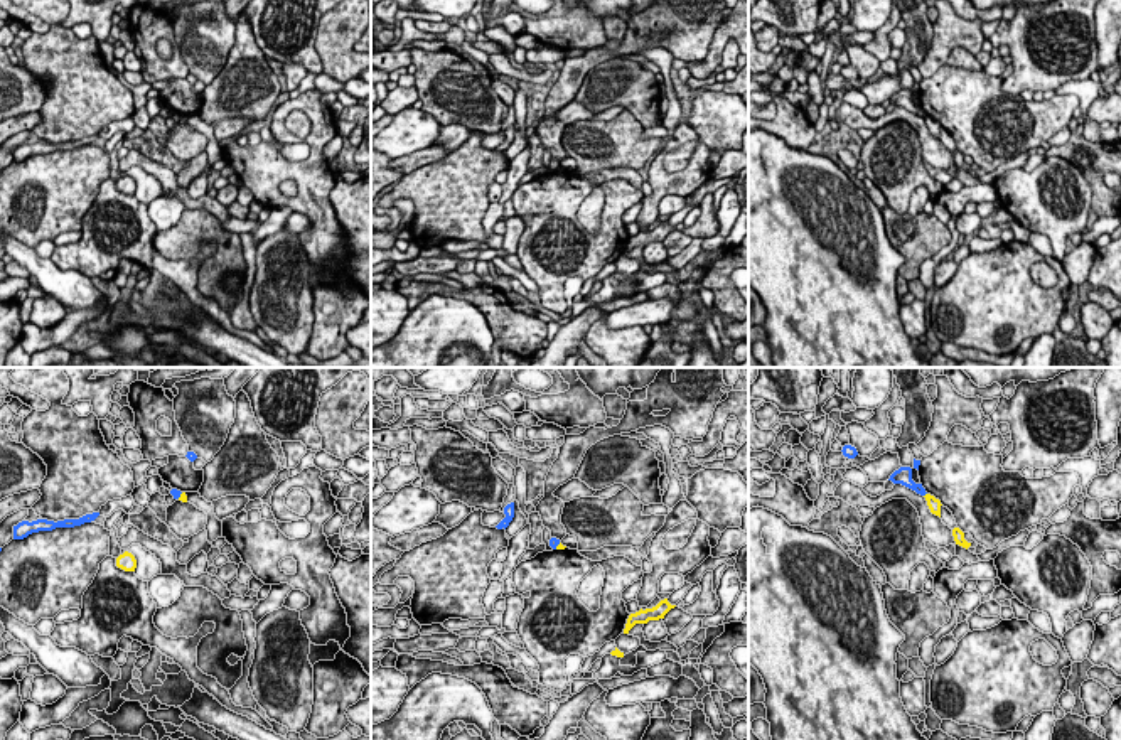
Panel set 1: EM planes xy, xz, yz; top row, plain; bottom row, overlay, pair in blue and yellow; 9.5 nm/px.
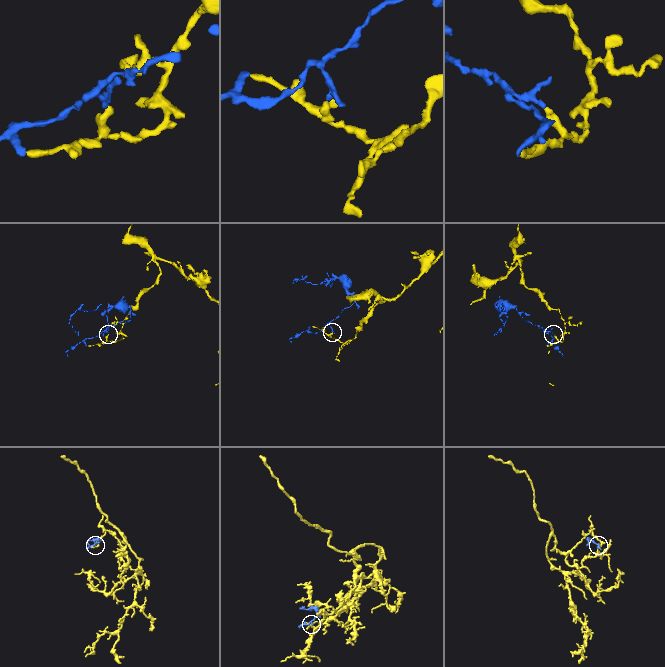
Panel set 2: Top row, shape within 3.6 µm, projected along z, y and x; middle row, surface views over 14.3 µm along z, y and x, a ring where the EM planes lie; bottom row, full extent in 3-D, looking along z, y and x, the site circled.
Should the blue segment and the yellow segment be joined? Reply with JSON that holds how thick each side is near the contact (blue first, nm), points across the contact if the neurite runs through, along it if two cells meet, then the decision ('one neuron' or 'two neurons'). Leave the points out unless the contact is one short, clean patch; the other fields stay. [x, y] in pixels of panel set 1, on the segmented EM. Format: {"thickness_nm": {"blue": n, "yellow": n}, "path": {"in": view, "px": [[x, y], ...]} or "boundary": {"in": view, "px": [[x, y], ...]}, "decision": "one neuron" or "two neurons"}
{"thickness_nm": {"blue": 70, "yellow": 70}, "decision": "two neurons"}

